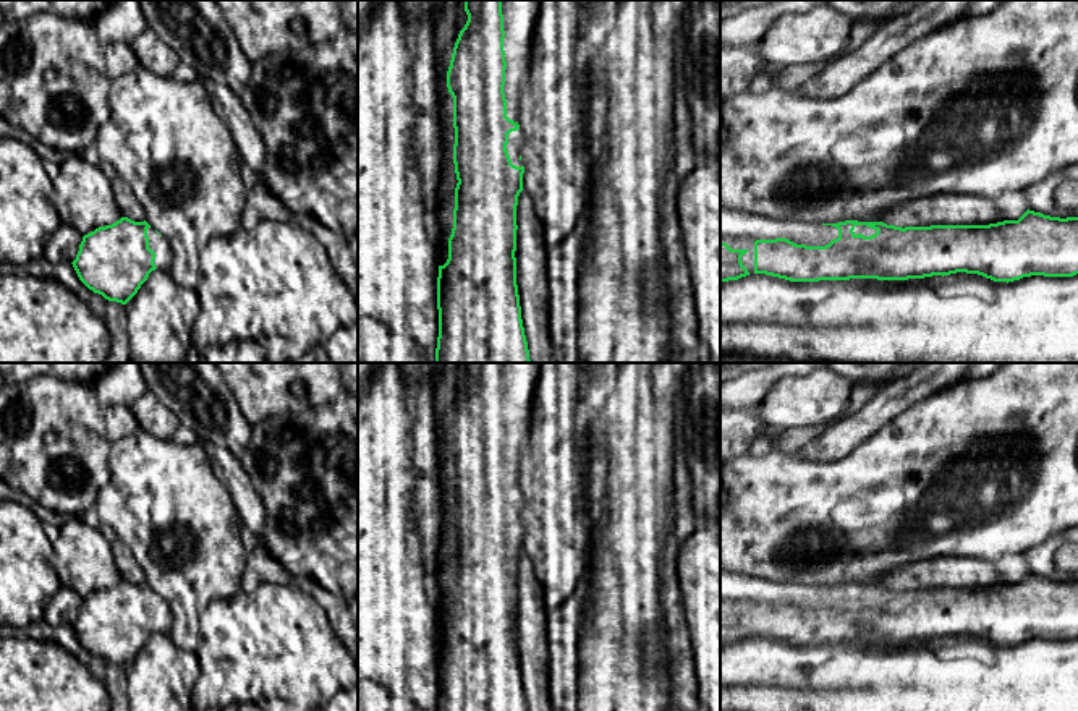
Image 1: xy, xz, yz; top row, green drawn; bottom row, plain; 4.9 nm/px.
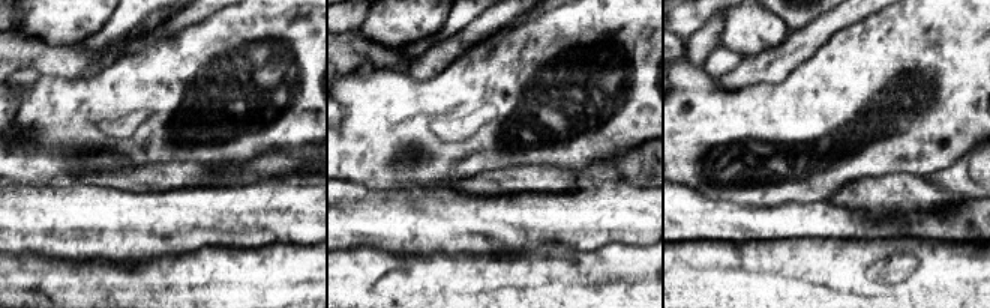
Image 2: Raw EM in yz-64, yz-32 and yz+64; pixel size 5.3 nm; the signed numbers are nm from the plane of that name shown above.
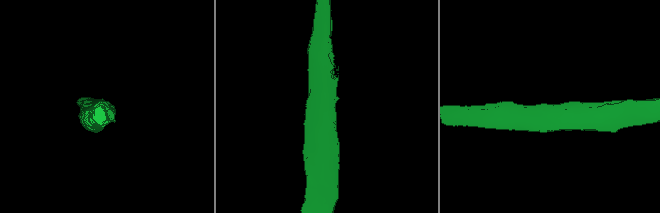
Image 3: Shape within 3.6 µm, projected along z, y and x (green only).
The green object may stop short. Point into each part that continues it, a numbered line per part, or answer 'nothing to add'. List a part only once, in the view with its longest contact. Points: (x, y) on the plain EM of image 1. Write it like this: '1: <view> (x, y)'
1: yz (738, 591)

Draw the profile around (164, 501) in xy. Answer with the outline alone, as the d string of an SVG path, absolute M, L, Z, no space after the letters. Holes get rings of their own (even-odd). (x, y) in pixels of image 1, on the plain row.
M141 428L110 442L108 470L110 479L95 502L100 523L129 547L144 570L146 585L170 606L172 641L194 651L202 611L241 591L248 549L233 497L215 476L199 441L181 445Z

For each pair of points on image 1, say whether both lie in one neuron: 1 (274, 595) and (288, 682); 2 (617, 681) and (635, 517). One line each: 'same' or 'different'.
1: same
2: same

